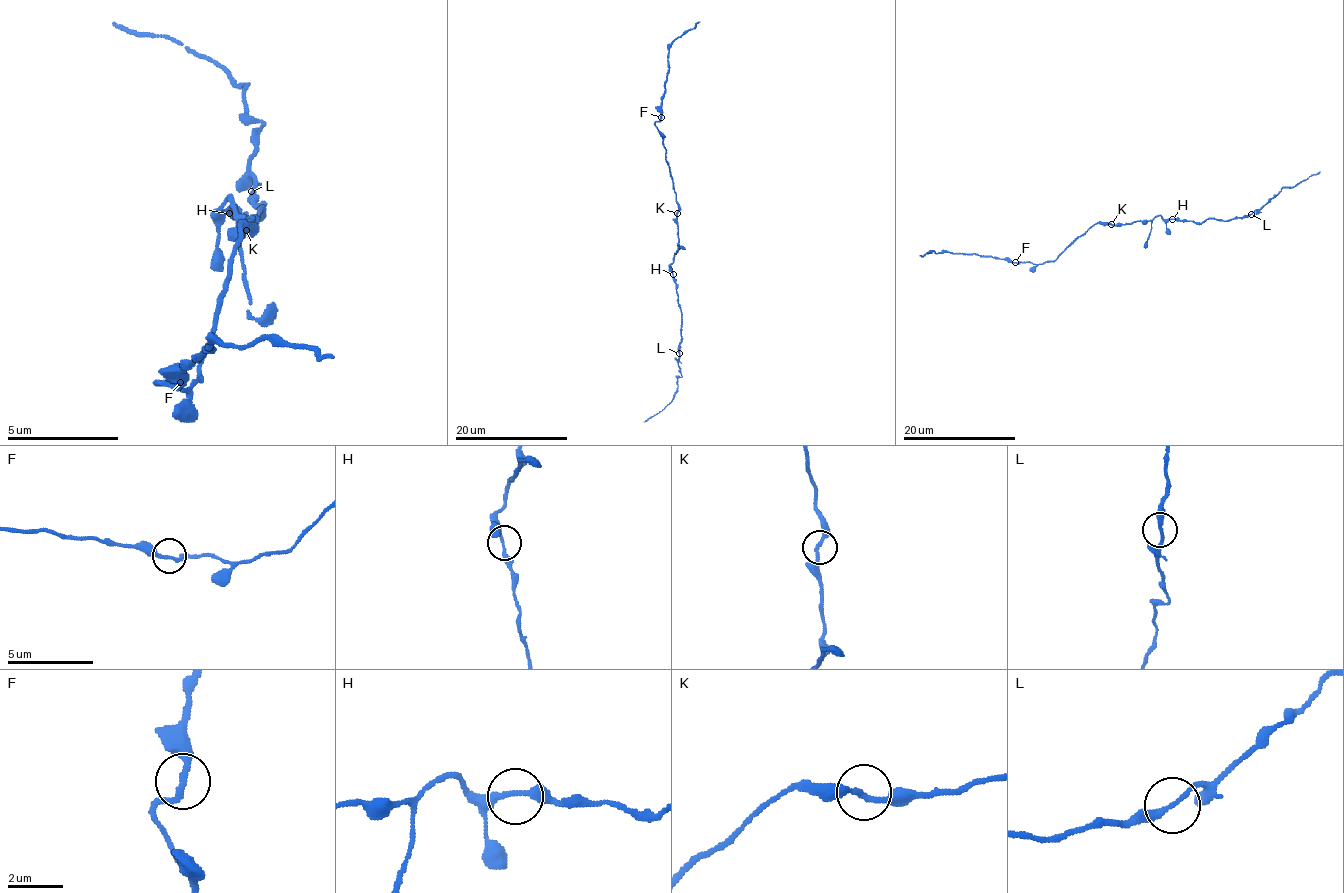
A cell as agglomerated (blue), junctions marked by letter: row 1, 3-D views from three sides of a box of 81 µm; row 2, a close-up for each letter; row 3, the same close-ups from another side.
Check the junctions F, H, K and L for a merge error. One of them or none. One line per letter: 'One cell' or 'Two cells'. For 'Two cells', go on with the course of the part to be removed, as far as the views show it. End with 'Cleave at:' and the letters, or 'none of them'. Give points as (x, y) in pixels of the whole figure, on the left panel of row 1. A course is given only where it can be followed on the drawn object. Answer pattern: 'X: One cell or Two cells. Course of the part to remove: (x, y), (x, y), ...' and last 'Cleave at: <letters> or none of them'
F: One cell
H: One cell
K: One cell
L: One cell
Cleave at: none of them

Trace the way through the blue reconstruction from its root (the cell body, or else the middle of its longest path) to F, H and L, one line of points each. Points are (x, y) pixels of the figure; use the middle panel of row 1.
F: (677, 222), (679, 204), (673, 178), (666, 160), (663, 137), (655, 125), (660, 118)
H: (677, 222), (679, 250), (670, 266), (673, 274)
L: (677, 222), (679, 250), (670, 271), (681, 312), (679, 353)

